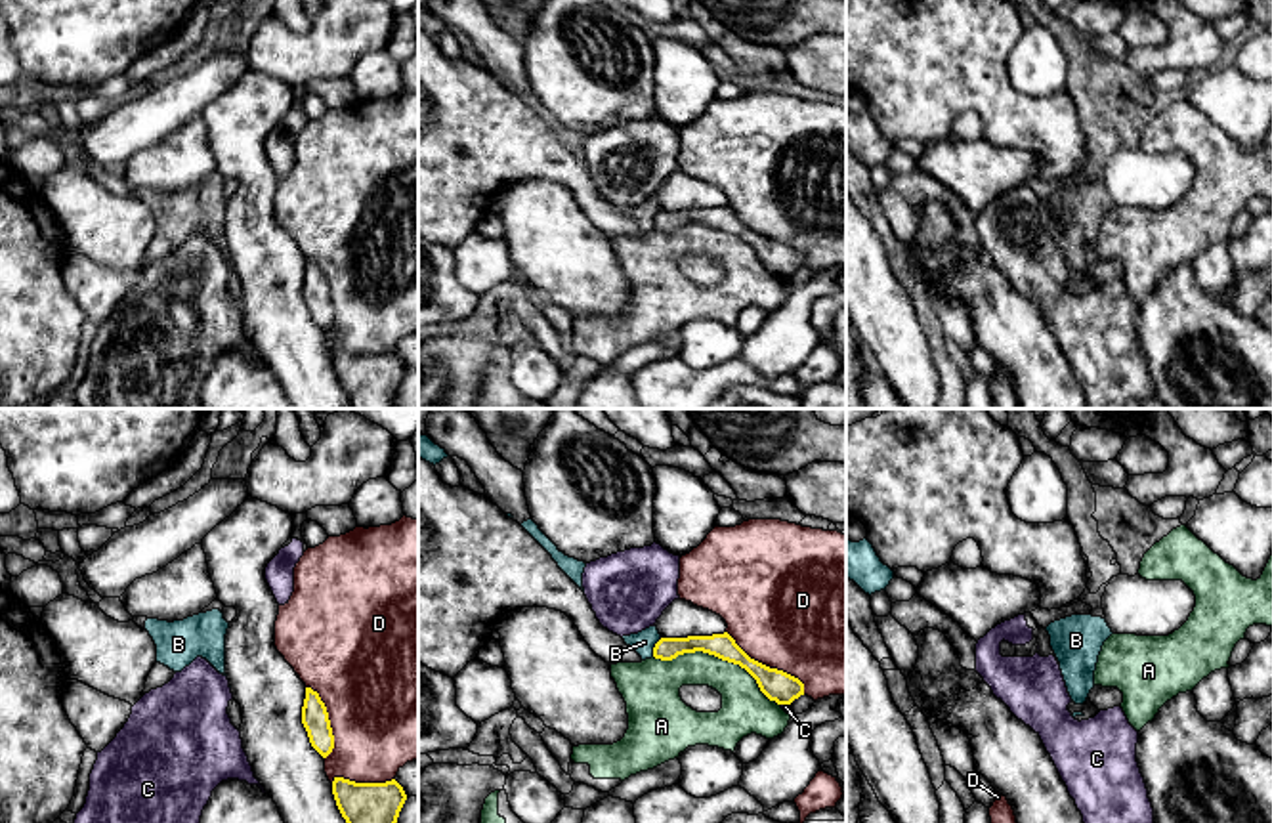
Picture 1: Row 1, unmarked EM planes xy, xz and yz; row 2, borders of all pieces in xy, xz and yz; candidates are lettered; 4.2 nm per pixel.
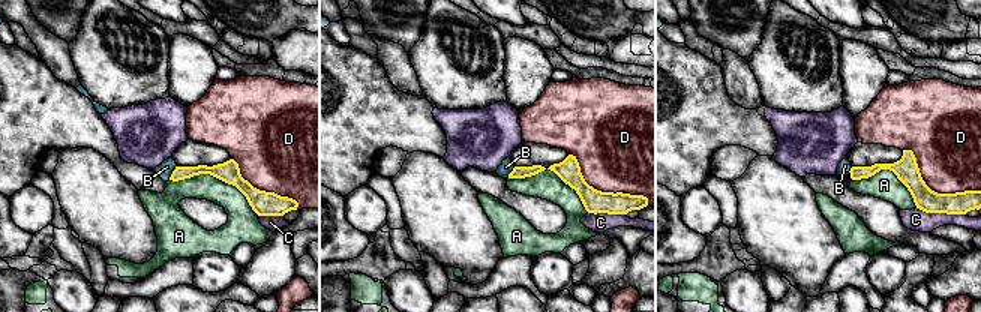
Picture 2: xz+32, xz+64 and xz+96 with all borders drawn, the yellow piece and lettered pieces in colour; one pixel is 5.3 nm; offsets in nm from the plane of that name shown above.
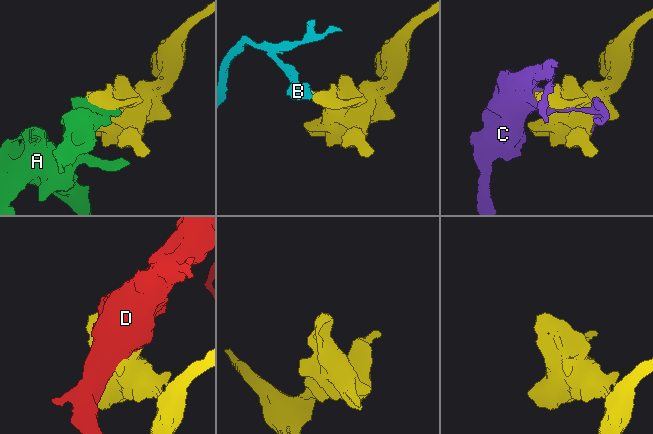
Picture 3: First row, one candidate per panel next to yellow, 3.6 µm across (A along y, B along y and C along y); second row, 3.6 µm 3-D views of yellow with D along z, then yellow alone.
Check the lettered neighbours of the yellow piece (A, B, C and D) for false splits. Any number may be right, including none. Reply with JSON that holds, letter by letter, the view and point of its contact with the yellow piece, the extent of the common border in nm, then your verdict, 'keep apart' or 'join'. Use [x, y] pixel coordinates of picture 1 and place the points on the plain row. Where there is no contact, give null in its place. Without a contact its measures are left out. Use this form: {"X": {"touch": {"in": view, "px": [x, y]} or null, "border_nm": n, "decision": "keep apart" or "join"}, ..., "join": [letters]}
{"A": {"touch": {"in": "xz", "px": [719, 230]}, "border_nm": 600, "decision": "keep apart"}, "B": {"touch": {"in": "xz", "px": [654, 220]}, "border_nm": 90, "decision": "keep apart"}, "C": {"touch": {"in": "xz", "px": [785, 275]}, "border_nm": 30, "decision": "keep apart"}, "D": {"touch": {"in": "xz", "px": [768, 239]}, "border_nm": 420, "decision": "keep apart"}, "join": []}

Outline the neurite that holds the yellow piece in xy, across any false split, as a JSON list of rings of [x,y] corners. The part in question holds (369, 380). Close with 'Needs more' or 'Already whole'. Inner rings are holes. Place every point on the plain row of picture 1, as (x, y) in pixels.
[[[334,349],[332,367],[351,409],[393,409],[399,384],[407,372],[395,351],[355,355]]]. Already whole

